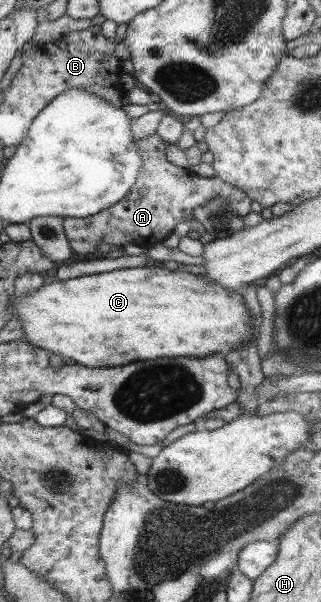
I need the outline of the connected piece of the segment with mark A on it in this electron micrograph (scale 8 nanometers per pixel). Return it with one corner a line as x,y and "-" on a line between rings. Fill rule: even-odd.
156,133
137,140
138,152
142,154
144,166
137,176
137,182
120,203
94,216
64,219
65,235
76,257
87,260
85,254
96,252
98,245
106,242
118,245
118,248
123,248
125,244
136,244
149,249
156,243
163,243
170,236
172,226
176,228
176,224
192,217
192,212
196,208
214,198
224,200
224,208
230,210
234,216
244,217
251,212
252,198
242,189
230,185
221,178
216,176
200,178
199,175
192,174
190,178
192,186
188,186
188,170
178,168
166,160
167,143

